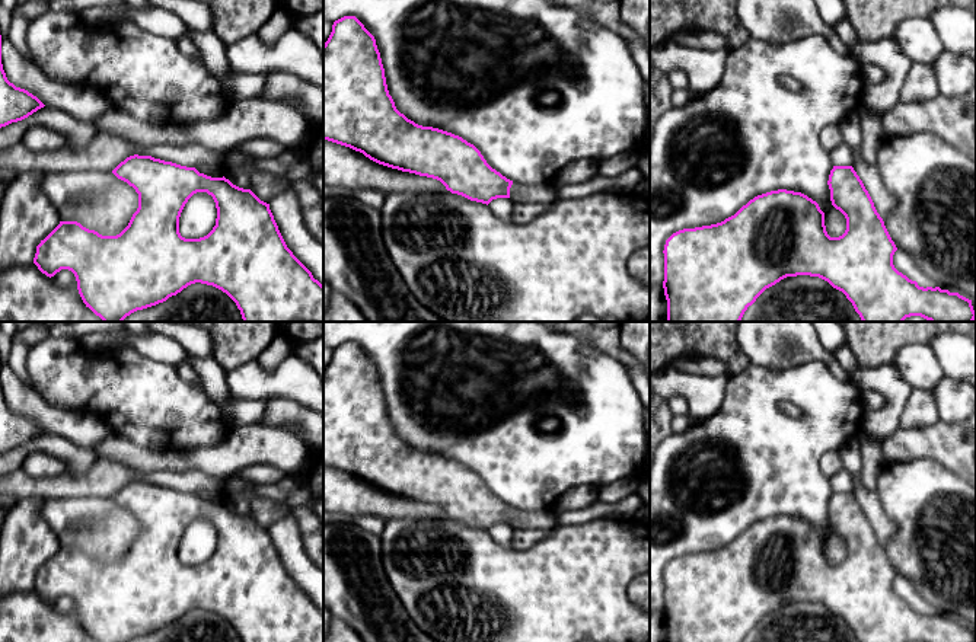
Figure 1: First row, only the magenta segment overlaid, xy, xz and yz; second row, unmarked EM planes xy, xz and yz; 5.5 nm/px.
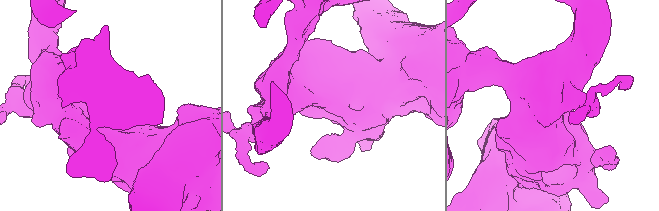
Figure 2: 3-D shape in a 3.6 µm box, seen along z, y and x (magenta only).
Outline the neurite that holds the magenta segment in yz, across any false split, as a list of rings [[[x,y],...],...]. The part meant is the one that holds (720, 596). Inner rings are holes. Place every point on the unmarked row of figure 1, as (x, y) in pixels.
[[[833,492],[827,507],[830,515],[832,531],[839,536],[846,544],[846,556],[839,563],[830,563],[825,552],[825,539],[819,530],[801,518],[778,515],[755,523],[746,531],[743,531],[734,542],[725,544],[721,549],[702,552],[695,555],[683,555],[673,559],[664,571],[664,622],[667,626],[667,642],[743,642],[749,632],[769,613],[775,611],[787,603],[810,601],[819,603],[827,607],[833,614],[842,617],[846,625],[852,629],[855,638],[859,642],[976,642],[972,626],[960,622],[959,619],[950,619],[940,613],[919,613],[916,607],[909,606],[906,601],[899,598],[893,591],[893,581],[897,576],[892,566],[883,544],[877,539],[874,528],[865,515],[862,507],[857,501],[852,492]]]

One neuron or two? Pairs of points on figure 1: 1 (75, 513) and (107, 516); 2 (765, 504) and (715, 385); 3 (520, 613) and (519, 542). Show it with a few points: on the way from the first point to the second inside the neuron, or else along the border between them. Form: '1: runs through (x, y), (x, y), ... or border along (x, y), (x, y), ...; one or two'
1: runs through (82, 516), (99, 516); one
2: border along (730, 376), (723, 403), (702, 421); two
3: border along (548, 532), (529, 548), (519, 551), (510, 548); two

